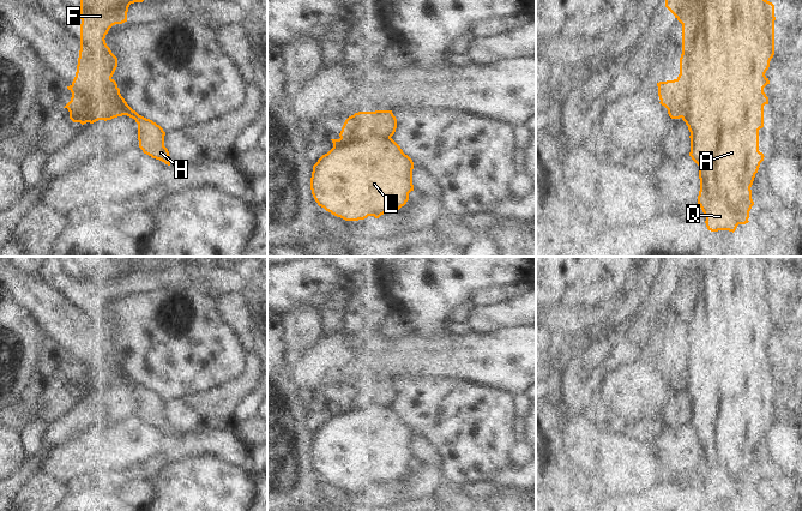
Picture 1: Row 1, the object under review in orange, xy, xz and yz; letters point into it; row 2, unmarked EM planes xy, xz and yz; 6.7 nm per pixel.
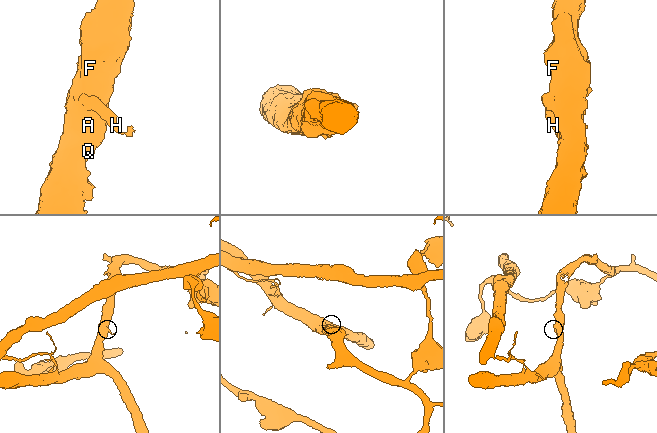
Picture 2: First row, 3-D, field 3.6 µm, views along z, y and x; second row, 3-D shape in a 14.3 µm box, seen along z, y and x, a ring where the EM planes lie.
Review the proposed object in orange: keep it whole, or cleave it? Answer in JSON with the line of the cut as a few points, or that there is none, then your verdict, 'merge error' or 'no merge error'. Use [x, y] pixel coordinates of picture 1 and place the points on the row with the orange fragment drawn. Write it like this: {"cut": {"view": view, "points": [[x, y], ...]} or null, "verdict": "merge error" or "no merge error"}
{"cut": {"view": "xy", "points": [[86, 74], [90, 92], [82, 103], [79, 121]]}, "verdict": "merge error"}

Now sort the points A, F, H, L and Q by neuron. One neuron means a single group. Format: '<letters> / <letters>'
A F L Q / H

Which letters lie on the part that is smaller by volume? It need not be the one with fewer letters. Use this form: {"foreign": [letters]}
{"foreign": ["H"]}

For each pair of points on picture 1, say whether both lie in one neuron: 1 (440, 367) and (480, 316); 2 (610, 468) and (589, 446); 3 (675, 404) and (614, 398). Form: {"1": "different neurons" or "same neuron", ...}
{"1": "different neurons", "2": "different neurons", "3": "different neurons"}

